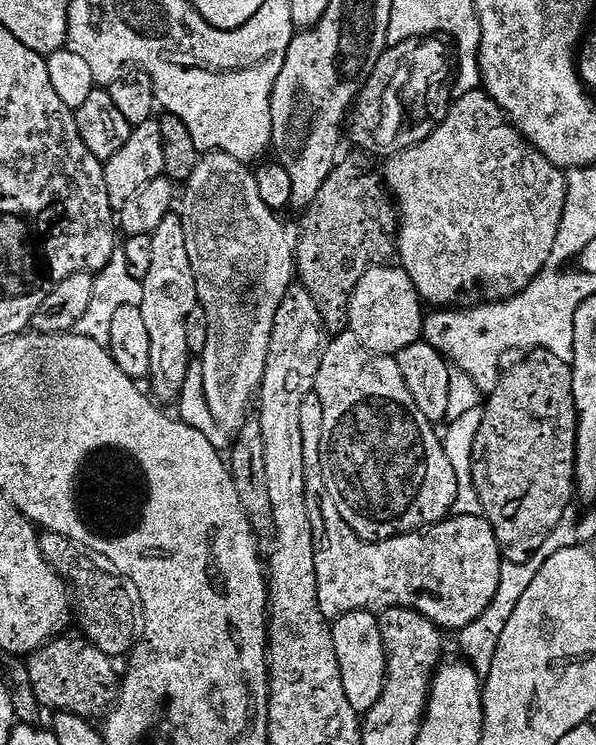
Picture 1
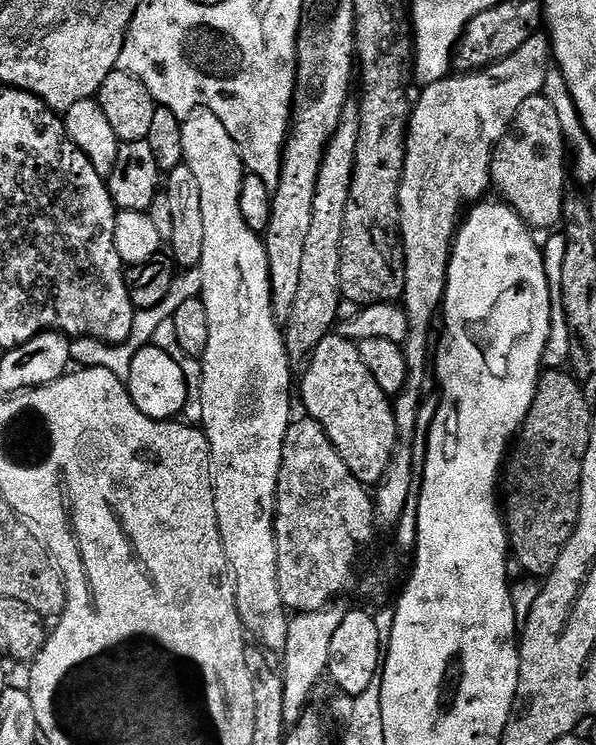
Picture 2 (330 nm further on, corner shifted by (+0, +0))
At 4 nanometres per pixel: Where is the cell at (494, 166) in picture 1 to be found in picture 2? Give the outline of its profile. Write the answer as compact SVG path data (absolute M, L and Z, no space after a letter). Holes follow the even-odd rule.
M543 94L531 96L522 102L522 110L518 110L514 122L492 154L491 187L500 191L499 199L511 206L529 228L552 228L561 223L564 214L564 164L566 168L566 141L562 134L562 122L558 122L558 113Z

